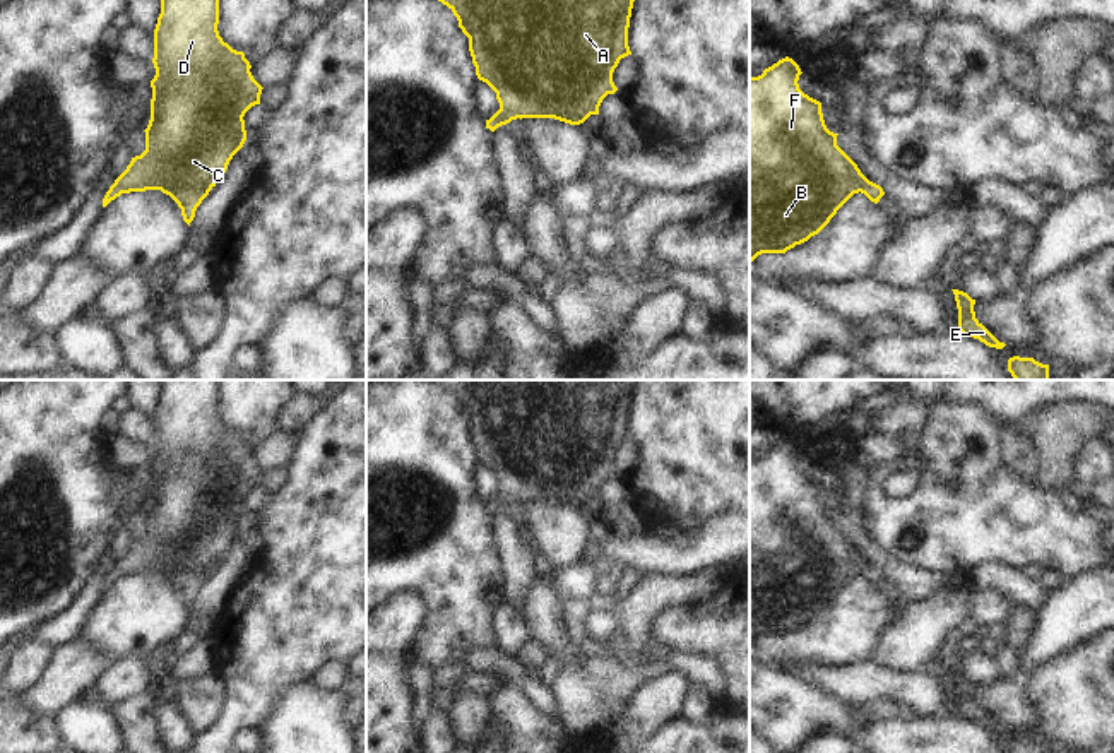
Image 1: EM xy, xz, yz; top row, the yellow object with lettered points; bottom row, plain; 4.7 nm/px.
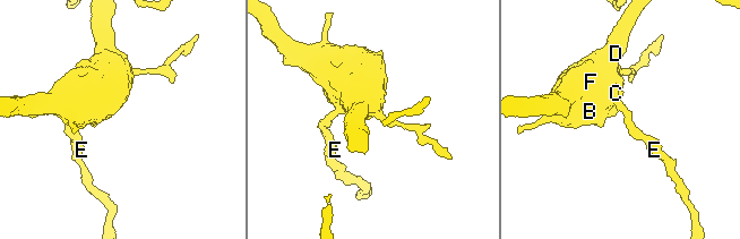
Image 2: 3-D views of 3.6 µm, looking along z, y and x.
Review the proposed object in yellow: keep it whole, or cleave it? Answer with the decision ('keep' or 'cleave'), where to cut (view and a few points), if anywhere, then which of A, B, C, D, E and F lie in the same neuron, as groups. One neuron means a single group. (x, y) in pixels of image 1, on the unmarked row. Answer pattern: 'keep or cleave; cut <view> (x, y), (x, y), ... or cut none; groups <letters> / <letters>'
keep; cut none; groups A B C D E F

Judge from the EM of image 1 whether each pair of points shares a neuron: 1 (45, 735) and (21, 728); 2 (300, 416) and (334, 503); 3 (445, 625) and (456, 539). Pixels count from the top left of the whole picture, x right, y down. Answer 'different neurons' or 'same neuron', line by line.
1: same neuron
2: different neurons
3: same neuron

